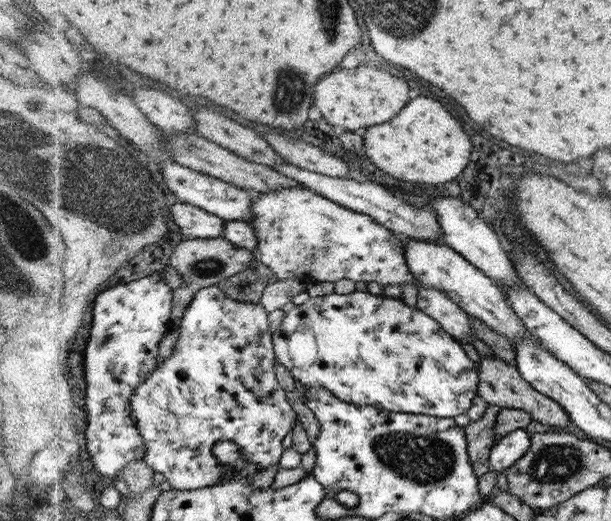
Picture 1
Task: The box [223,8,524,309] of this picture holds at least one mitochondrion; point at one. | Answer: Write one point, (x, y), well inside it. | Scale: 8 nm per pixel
(289, 89)

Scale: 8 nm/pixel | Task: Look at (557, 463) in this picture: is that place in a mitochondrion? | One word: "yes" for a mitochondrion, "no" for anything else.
yes

